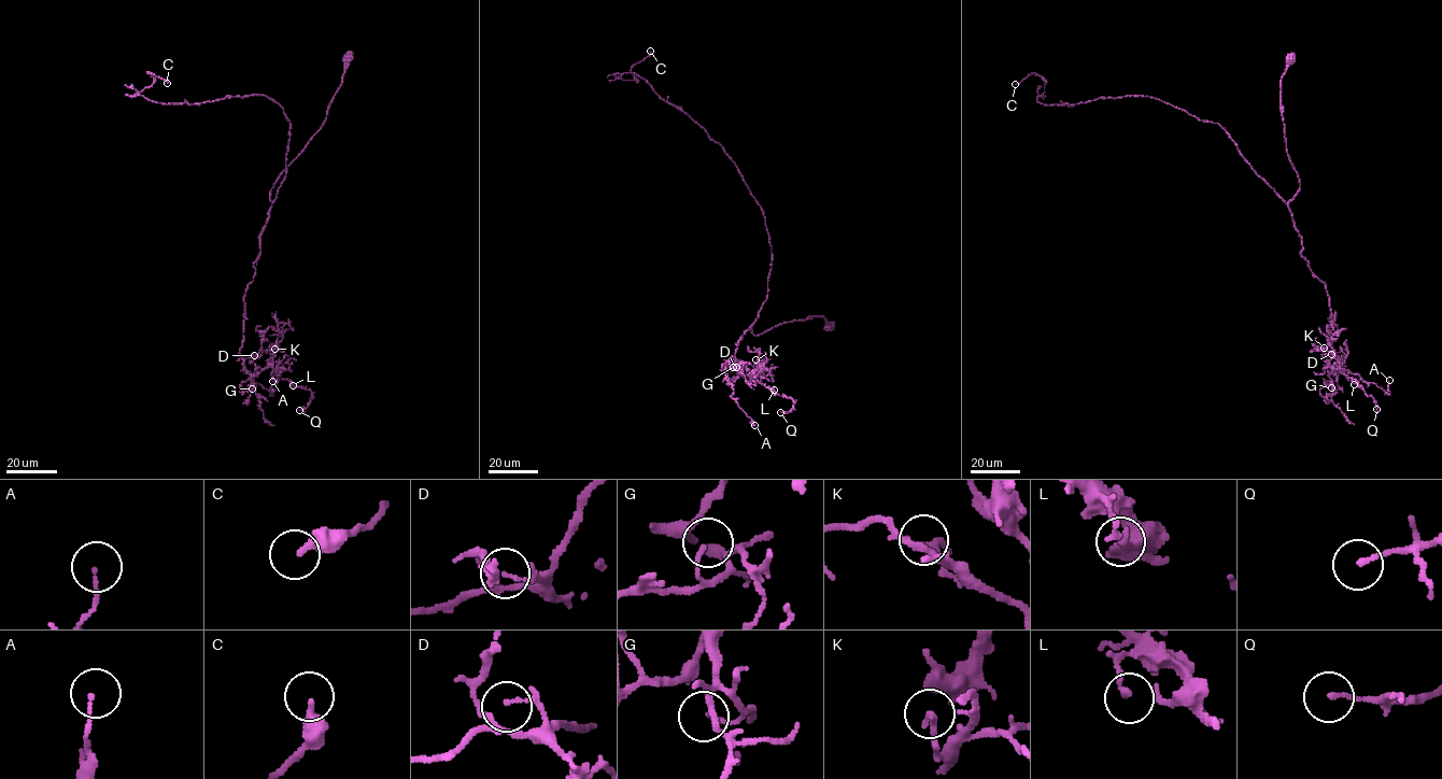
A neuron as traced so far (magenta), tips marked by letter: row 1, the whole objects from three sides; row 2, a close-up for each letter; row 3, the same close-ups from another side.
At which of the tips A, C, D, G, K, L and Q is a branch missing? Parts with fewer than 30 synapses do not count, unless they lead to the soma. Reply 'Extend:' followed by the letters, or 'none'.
Extend: none

